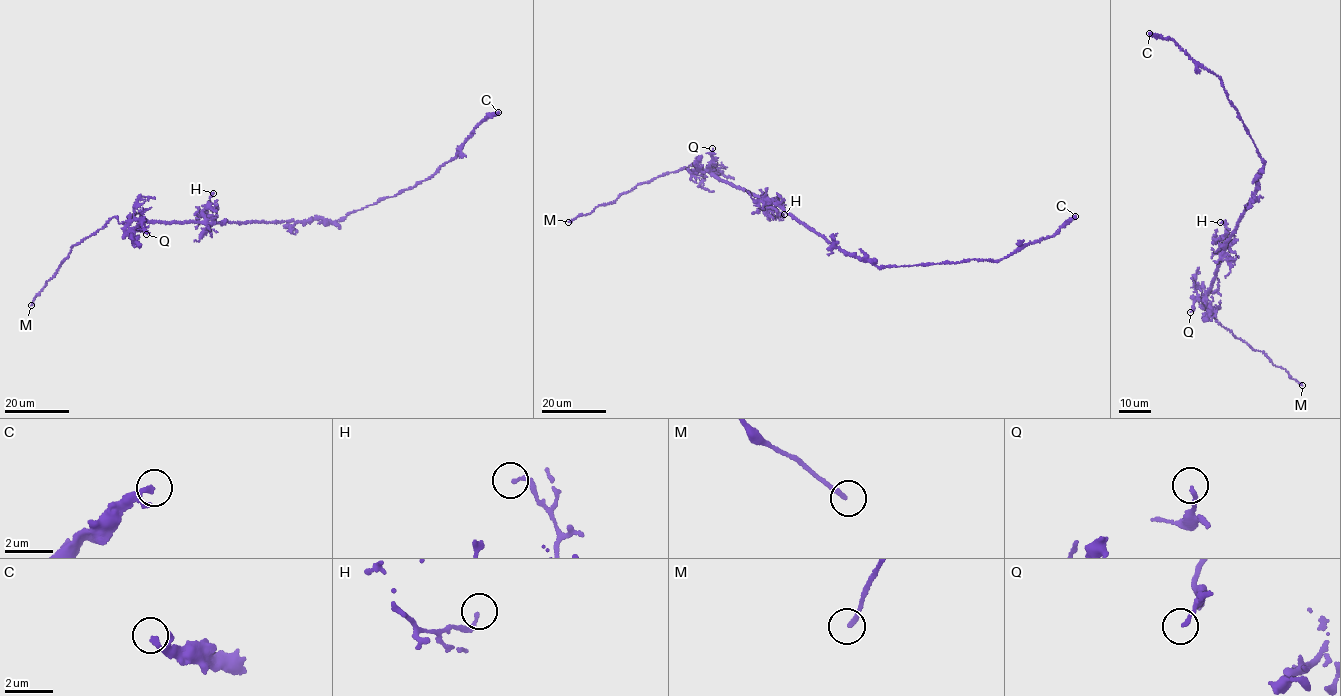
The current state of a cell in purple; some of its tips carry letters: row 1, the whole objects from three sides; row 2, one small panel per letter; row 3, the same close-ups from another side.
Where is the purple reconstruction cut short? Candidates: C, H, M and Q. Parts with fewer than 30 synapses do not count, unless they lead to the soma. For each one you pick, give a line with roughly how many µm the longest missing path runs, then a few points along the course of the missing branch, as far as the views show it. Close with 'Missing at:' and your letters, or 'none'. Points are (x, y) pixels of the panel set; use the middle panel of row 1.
M: missing 10 µm; course (568, 222), (536, 229)
Missing at: M

